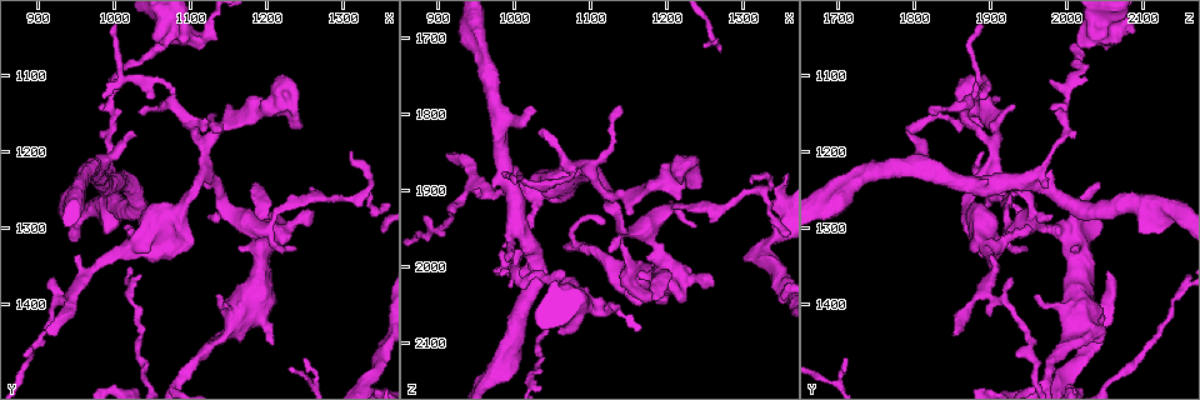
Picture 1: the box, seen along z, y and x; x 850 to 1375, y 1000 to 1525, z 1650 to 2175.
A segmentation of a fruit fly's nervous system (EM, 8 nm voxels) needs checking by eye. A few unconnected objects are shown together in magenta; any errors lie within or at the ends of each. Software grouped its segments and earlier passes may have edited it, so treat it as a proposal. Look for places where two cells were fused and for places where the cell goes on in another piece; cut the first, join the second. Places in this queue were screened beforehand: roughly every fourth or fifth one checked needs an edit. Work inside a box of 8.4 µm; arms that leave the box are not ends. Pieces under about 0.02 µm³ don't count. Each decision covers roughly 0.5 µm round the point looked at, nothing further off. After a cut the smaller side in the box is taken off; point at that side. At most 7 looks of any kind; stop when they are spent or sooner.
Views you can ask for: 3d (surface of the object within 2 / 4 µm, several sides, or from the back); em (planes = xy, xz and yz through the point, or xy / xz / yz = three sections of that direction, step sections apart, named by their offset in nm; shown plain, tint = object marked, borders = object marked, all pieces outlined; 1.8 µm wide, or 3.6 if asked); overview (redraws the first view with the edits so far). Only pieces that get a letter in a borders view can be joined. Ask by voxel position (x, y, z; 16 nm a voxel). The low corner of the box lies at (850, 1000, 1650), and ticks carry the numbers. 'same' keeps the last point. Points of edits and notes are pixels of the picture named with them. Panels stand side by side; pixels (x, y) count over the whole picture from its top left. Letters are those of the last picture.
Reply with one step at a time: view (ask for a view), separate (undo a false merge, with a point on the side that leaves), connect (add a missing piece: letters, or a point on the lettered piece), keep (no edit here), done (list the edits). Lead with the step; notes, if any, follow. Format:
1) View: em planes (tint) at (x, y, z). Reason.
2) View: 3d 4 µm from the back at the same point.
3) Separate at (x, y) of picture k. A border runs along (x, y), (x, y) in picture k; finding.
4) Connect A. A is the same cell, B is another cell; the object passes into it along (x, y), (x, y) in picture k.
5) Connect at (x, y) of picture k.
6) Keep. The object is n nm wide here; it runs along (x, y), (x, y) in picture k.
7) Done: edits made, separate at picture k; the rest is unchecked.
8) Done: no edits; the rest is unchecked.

View: 3d 2 µm at (920, 1440, 1850). Free end.

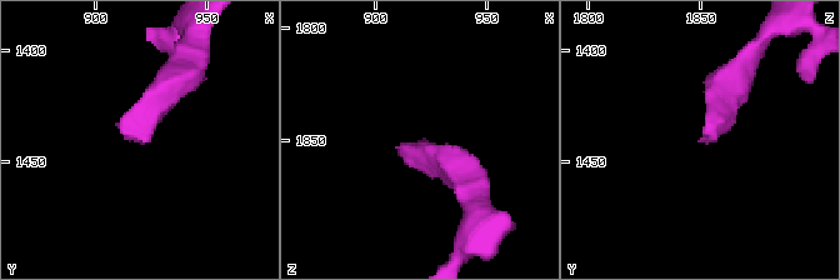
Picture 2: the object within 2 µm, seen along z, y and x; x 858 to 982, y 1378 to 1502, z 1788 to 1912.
View: em planes (borders) at (924, 1439, 1850).

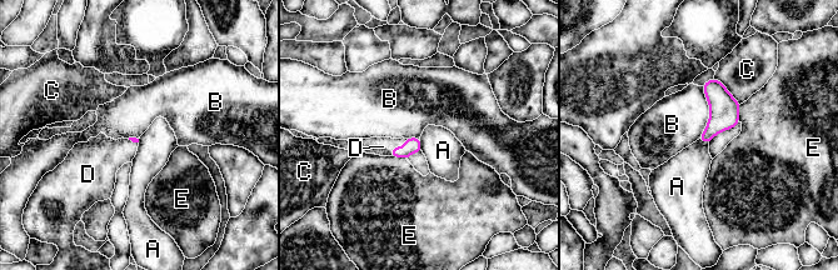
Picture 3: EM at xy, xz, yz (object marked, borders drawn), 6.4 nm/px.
Connect at (383, 146) of picture 3. D is the same cell, A, B, C and E are other cells; the object passes into it along (412, 145), (398, 146), (383, 146) in picture 3; it goes on there.

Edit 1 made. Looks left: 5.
View: 3d 2 µm at (1005, 1230, 1955). Three-way junction.

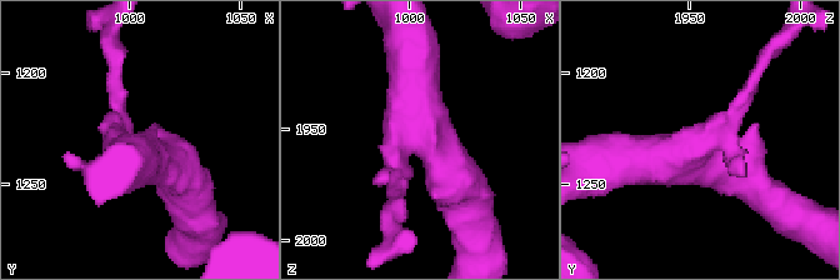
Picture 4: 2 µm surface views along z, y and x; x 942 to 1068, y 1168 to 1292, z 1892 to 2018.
View: em planes (tint) at (1001, 1233, 1955). 3 arms meet here.

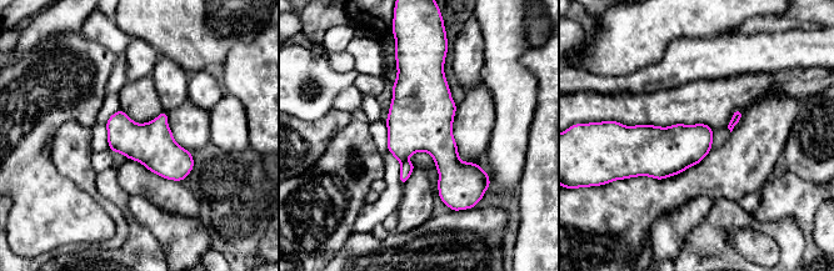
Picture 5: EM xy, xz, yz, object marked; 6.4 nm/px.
View: em planes (borders) at the same point.

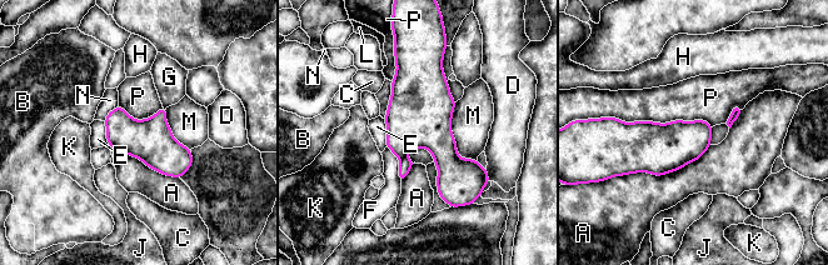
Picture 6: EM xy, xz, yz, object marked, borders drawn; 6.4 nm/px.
Separate at (405, 164) of picture 6. The object is 280 nm wide here; A, B, C, D, E, F, G, H, J, K, L, M, N and P are other cells; a border runs along (404, 155), (400, 159) in picture 6; two cells meet here.

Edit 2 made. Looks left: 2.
View: 3d 4 µm at (1025, 1180, 1795). Free end.

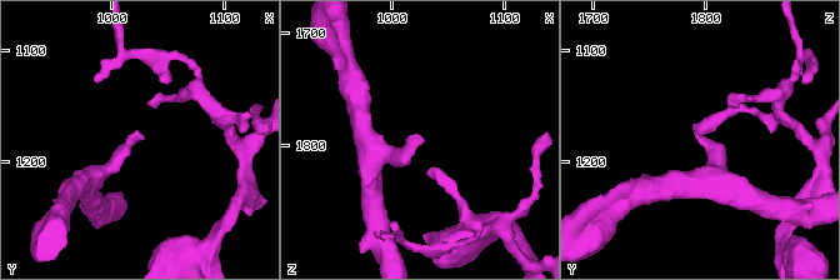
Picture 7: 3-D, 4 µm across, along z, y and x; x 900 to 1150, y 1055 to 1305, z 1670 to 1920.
View: em 3.6 µm planes (borders) at (1026, 1176, 1798). Now the EM.

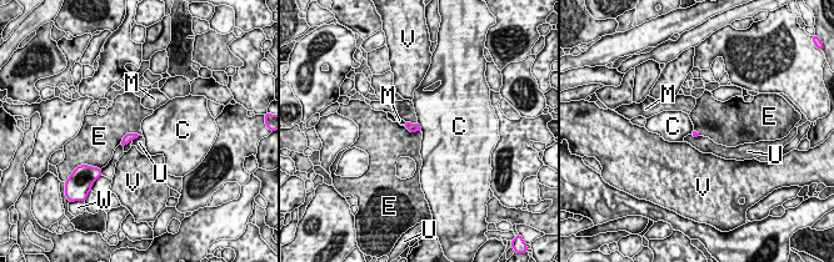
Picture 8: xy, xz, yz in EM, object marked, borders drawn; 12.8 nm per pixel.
Keep. The longest contact is with E, 280 nm; C, E, M, U, V and W are other cells; none of them fits.

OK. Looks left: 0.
Done: edits made, connect at picture 3, separate at picture 6; the rest is unchecked.

